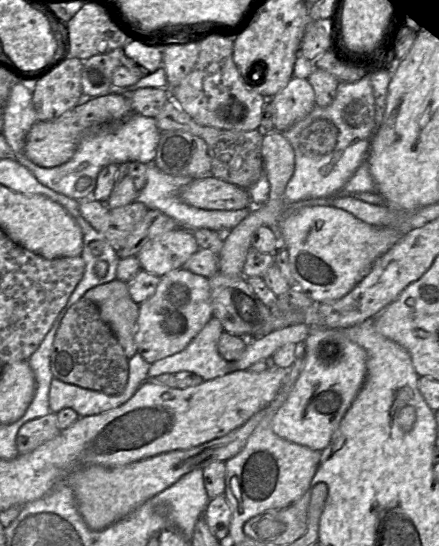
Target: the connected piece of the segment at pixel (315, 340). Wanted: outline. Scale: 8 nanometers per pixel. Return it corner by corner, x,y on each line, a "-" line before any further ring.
313,327
304,343
299,376
288,398
275,413
272,419
272,429
281,438
322,451
330,443
335,430
364,383
367,353
340,329

